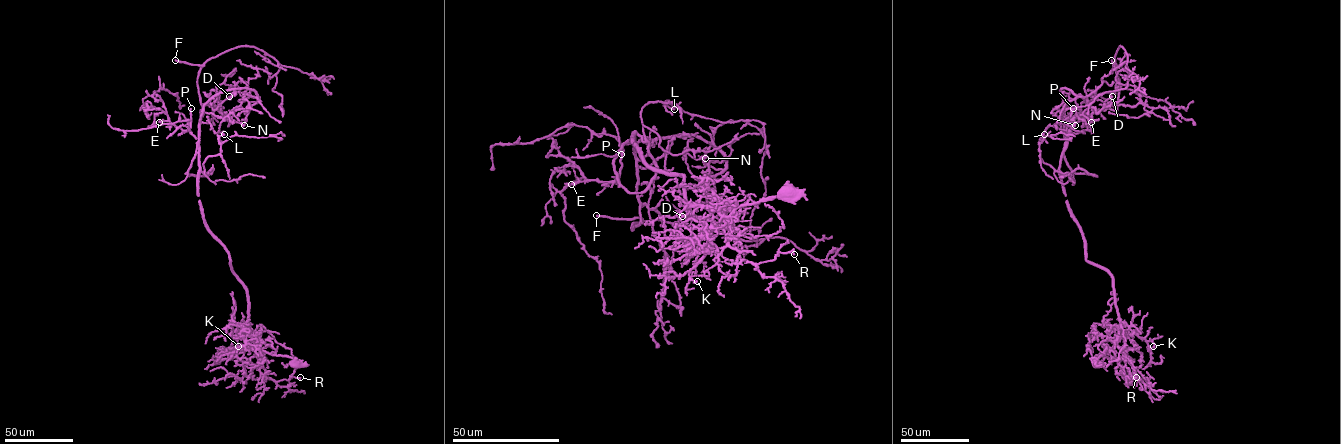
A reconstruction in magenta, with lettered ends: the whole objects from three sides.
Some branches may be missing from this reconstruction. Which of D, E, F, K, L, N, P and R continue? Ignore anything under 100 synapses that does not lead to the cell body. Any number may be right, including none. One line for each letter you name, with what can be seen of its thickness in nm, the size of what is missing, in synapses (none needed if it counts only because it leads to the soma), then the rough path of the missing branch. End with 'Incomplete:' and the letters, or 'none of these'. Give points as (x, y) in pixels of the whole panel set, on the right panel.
F: Thickness 340 nm. Roughly 350 synapses. Course of what is missing: (1111, 60), (1109, 56), (1125, 73), (1138, 78), (1134, 80), (1139, 89), (1150, 96), (1151, 78), (1158, 70)
P: Thickness 320 nm. Roughly 100 synapses. Course of what is missing: (1073, 108), (1096, 98), (1102, 99), (1120, 112), (1121, 97), (1130, 77)
Incomplete: F, P

